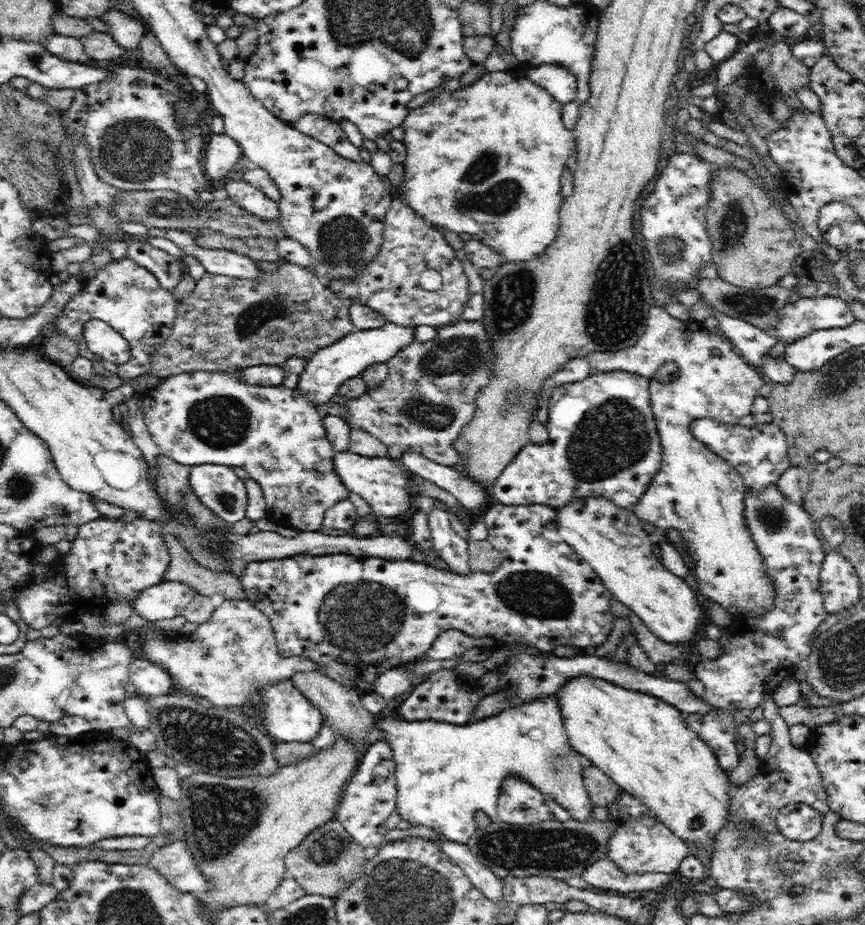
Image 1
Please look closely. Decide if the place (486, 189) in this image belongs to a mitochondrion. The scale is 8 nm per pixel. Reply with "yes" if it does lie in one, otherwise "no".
yes

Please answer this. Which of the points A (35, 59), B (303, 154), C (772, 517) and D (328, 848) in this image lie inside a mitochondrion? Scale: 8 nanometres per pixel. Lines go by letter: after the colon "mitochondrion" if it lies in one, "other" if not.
A: other
B: other
C: mitochondrion
D: mitochondrion

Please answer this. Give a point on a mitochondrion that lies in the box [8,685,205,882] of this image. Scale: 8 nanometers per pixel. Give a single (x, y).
(45, 803)

